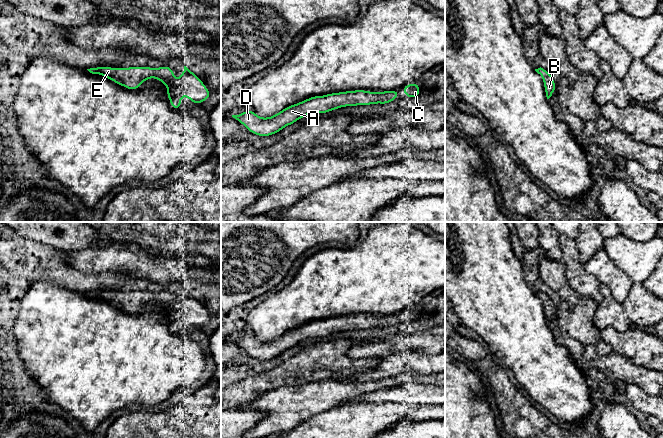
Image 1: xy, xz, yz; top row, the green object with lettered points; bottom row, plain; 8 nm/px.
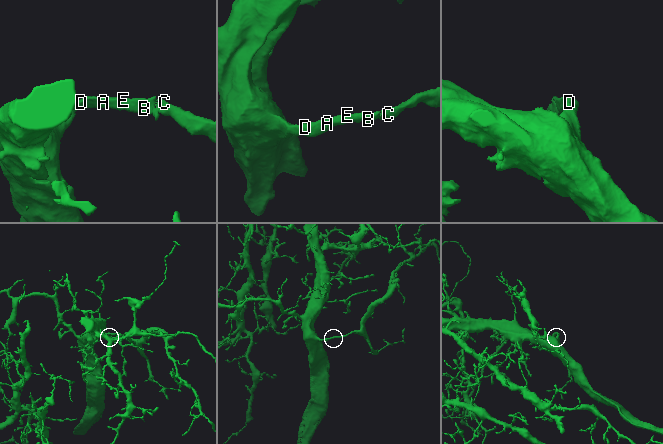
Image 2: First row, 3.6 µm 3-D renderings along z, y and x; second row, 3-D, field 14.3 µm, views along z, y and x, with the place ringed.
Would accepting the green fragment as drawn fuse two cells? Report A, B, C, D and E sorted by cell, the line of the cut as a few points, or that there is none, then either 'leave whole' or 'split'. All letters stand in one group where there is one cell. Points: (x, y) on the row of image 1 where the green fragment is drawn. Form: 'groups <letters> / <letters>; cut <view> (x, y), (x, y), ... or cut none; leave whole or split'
groups A B C D E; cut none; leave whole

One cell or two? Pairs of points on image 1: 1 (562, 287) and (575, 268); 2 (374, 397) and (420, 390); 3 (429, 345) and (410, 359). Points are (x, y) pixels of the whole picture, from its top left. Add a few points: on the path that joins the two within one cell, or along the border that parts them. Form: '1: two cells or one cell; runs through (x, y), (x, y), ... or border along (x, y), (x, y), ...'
1: two cells; border along (561, 260), (568, 284), (580, 296)
2: one cell; runs through (385, 395), (409, 393)
3: two cells; border along (407, 347), (419, 349), (426, 353), (434, 353)

